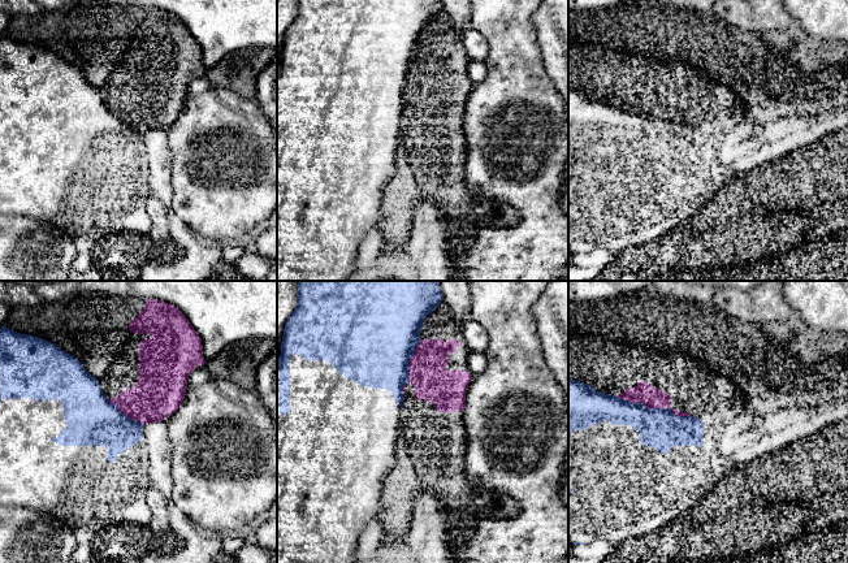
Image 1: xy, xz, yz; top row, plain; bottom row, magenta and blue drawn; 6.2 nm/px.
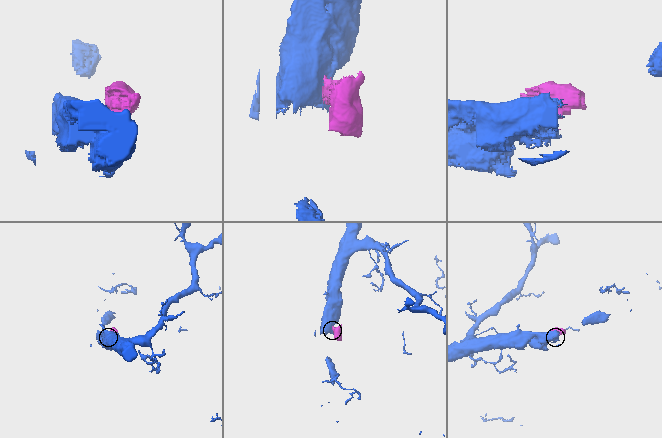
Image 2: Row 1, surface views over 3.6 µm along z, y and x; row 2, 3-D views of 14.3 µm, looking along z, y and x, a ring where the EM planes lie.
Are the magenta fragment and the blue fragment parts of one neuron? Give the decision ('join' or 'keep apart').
keep apart

